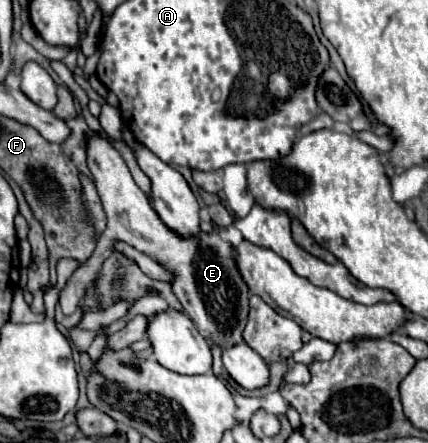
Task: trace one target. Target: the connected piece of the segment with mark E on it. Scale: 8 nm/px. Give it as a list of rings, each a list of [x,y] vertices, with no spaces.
[[[99,133],[85,137],[85,143],[87,143],[87,167],[95,179],[97,193],[103,201],[103,209],[107,215],[107,229],[97,241],[93,255],[69,277],[67,285],[59,293],[59,305],[63,313],[71,315],[77,309],[87,287],[97,277],[99,265],[109,257],[111,243],[125,241],[135,249],[139,249],[141,253],[155,257],[161,265],[167,265],[175,271],[177,275],[173,281],[175,295],[183,303],[187,315],[193,319],[197,329],[209,333],[213,343],[229,347],[243,341],[241,335],[243,335],[243,323],[247,321],[249,287],[243,283],[239,275],[233,247],[225,243],[217,231],[199,233],[191,239],[179,239],[179,235],[163,227],[163,221],[159,219],[159,215],[155,215],[153,207],[149,205],[149,199],[133,181],[131,171],[121,153]]]

